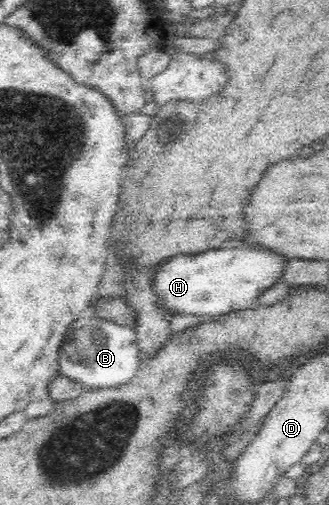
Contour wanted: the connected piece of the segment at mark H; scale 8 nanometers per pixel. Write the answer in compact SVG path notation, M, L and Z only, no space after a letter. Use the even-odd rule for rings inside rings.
M241 244L239 248L209 250L199 256L177 256L165 264L157 278L153 276L150 280L158 294L157 305L175 309L177 314L202 317L207 322L221 320L225 315L239 310L247 310L255 300L259 300L261 294L283 280L288 266L289 258L279 252L263 246Z

